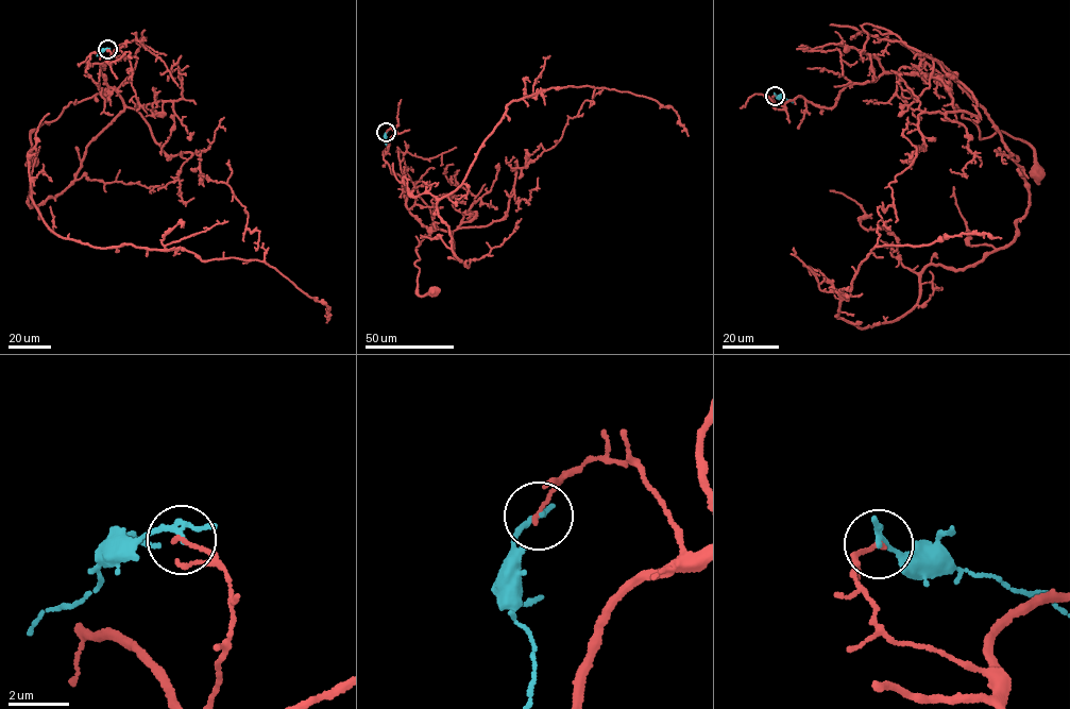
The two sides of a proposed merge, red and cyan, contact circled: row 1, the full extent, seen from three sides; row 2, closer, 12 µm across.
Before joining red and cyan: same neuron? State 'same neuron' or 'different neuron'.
different neuron

